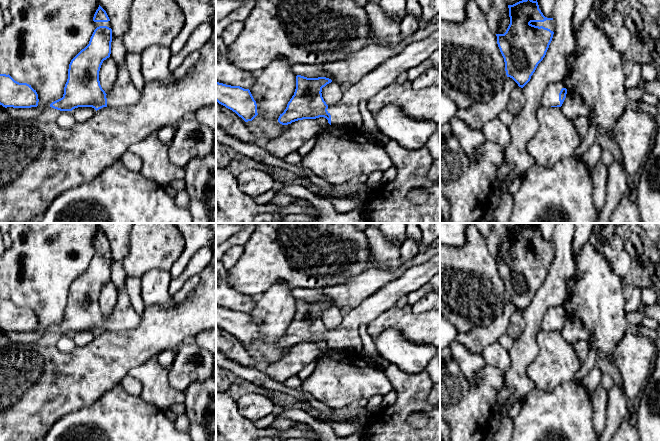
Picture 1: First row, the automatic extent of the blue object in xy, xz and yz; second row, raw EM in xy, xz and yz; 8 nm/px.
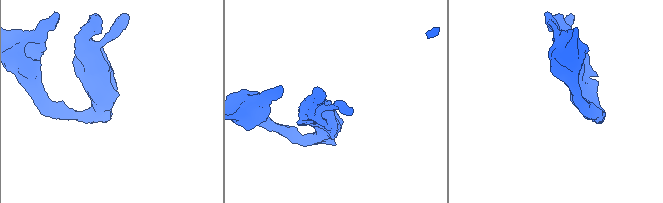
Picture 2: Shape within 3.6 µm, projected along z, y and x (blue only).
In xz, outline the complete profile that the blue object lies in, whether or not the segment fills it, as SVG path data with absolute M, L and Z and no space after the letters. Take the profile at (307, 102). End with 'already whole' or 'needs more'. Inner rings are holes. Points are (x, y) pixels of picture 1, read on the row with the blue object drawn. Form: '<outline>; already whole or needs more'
M440 30L410 43L400 53L388 58L358 82L344 87L341 99L336 104L329 106L324 101L321 92L323 87L332 82L331 79L326 77L307 78L297 75L294 95L288 102L284 112L280 114L278 122L282 125L288 125L298 120L324 117L330 125L349 126L360 129L362 125L362 116L359 110L360 102L369 101L381 89L395 82L400 74L407 72L409 69L419 65L422 61L425 61L438 48L440 48Z; needs more

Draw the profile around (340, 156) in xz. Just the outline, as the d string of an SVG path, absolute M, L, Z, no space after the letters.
M330 125L300 165L336 186L356 181L363 174L385 172L392 161L372 137L350 132L349 126Z

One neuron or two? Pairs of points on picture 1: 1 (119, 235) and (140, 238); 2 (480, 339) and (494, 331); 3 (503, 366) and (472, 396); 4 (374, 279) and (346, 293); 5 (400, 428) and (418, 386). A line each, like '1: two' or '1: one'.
1: two
2: one
3: two
4: one
5: one

